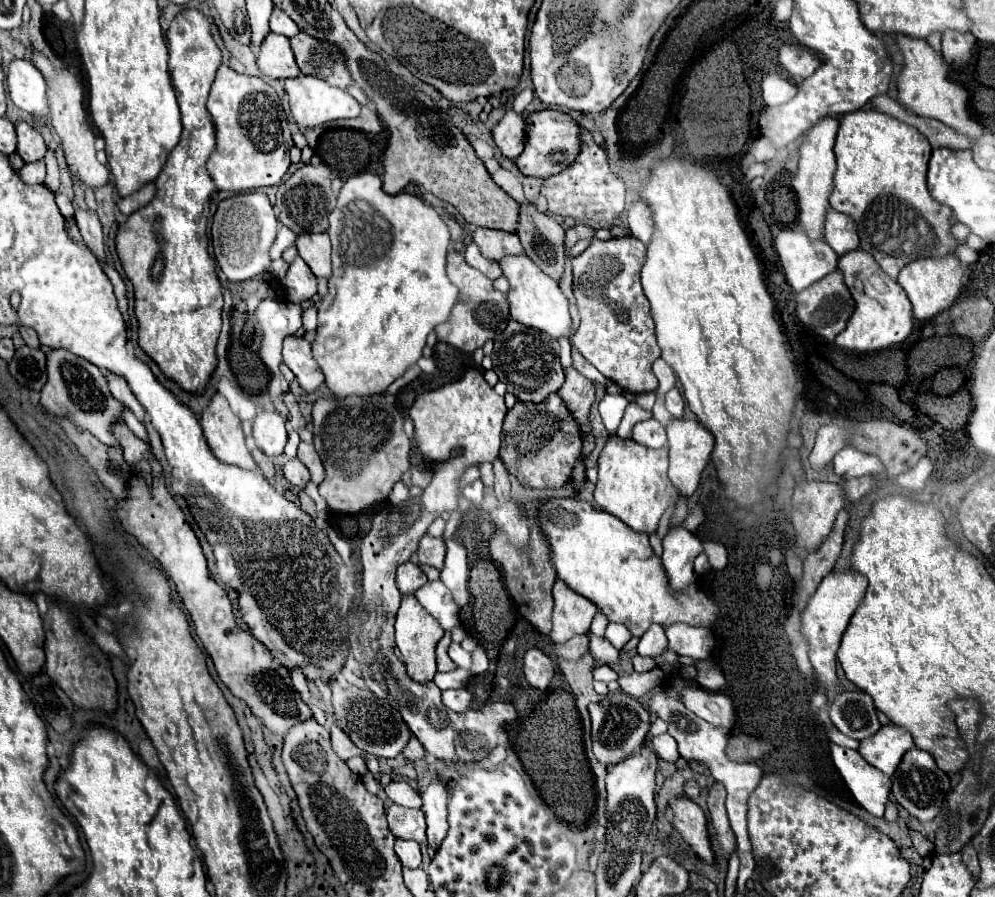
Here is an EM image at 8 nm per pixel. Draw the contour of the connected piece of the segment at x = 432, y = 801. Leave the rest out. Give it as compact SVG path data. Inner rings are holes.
M435 778L421 794L423 814L427 820L427 840L437 850L447 834L447 786L441 778Z

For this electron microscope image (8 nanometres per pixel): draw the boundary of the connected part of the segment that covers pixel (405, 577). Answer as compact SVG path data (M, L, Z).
M407 562L397 568L397 588L401 590L401 594L417 592L427 580L427 576L415 562Z

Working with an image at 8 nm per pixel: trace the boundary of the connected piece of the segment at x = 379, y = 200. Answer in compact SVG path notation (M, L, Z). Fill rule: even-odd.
M369 172L351 176L343 184L337 206L329 216L329 224L333 242L333 276L329 280L329 294L317 306L319 322L313 340L313 356L335 396L379 394L403 376L407 368L417 364L427 334L443 324L457 304L459 290L445 274L451 232L433 206L407 192L395 196L385 194L381 178Z

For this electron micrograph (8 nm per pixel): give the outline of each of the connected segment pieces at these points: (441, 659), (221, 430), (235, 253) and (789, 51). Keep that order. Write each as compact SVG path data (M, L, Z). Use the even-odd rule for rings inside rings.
M445 631L445 636L437 644L437 671L439 672L451 672L457 668L451 658L447 656L447 648L451 644L451 632Z
M215 394L201 414L201 428L213 454L225 462L245 470L253 470L255 462L245 446L239 418L231 412L227 400Z
M261 192L237 194L233 198L223 200L215 212L213 226L211 226L213 252L223 274L231 282L243 282L261 272L267 272L271 264L269 248L275 242L277 228L279 228L279 220L265 194Z
M789 44L781 46L779 62L793 78L803 78L803 80L809 78L815 72L815 68L819 68L819 60L815 60L811 52L803 52L803 48Z

